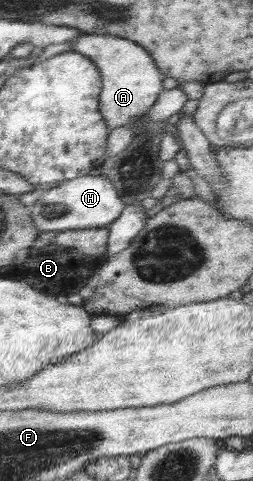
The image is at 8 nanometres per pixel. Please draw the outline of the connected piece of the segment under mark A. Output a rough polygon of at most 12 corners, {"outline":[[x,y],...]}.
{"outline":[[85,34],[71,50],[100,70],[110,131],[144,115],[164,72],[128,39]]}

